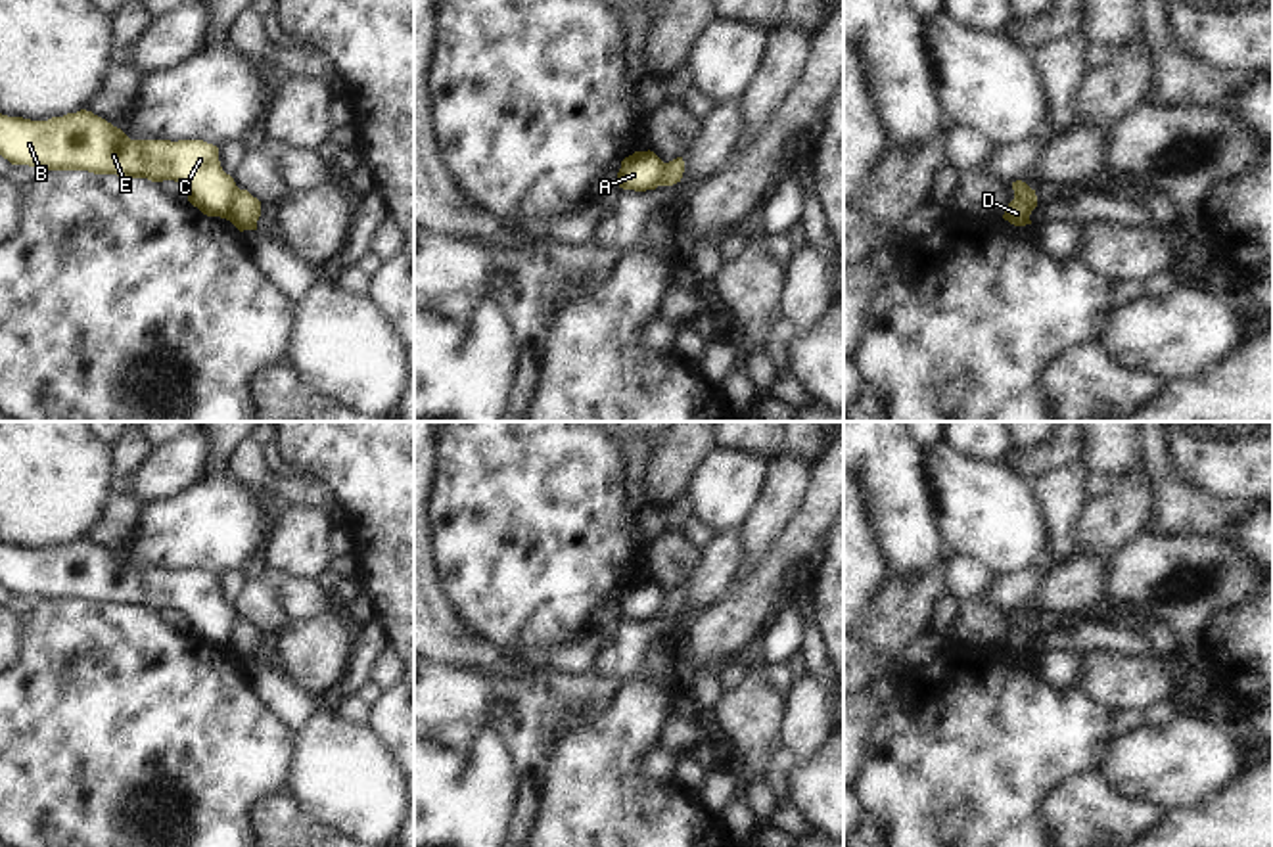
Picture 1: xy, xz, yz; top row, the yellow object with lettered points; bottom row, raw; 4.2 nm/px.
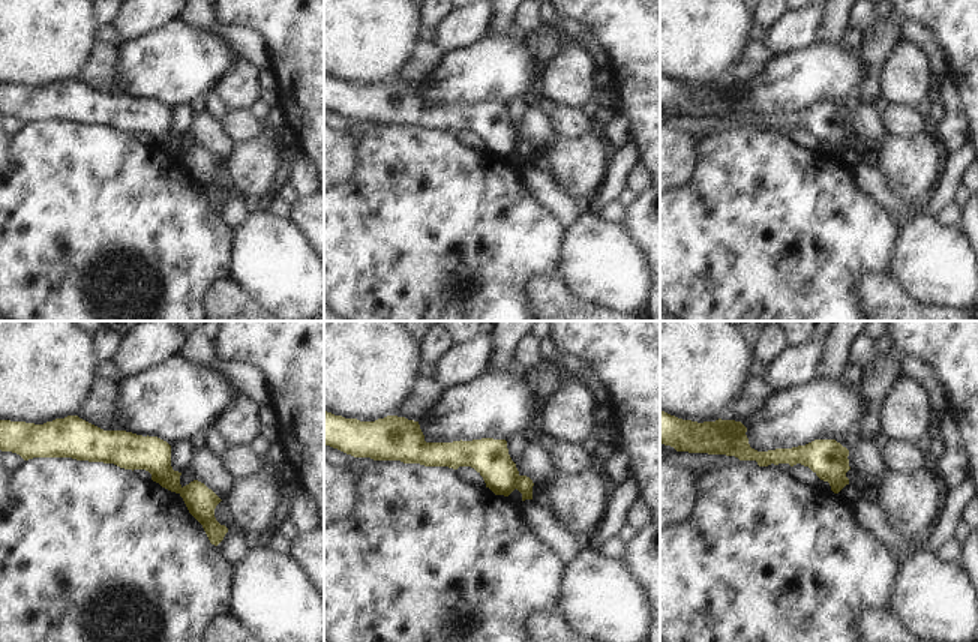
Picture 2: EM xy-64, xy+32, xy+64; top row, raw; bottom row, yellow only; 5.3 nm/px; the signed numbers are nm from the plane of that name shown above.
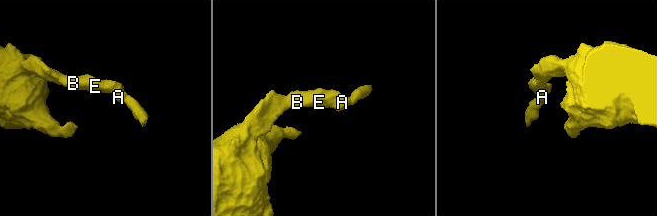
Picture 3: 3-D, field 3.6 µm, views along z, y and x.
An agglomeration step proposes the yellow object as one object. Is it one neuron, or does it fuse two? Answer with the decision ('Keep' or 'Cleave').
Cleave

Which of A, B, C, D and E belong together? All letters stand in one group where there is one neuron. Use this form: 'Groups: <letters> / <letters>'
Groups: A B C E / D

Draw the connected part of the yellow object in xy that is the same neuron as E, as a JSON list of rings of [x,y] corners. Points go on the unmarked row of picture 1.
[[[81,538],[48,550],[0,542],[0,584],[36,600],[88,600],[174,609],[207,646],[230,648],[238,615],[219,590],[219,577],[203,569],[130,569],[121,558]]]

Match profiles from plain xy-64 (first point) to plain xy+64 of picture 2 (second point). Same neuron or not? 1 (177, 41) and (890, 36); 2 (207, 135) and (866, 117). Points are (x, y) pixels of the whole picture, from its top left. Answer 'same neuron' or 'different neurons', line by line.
1: different neurons
2: same neuron

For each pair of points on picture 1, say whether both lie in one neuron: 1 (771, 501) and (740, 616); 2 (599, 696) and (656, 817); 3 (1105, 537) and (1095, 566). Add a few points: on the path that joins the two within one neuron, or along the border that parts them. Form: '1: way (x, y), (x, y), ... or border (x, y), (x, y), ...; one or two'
1: border (779, 535), (763, 560), (733, 587); two
2: border (620, 683), (601, 709), (566, 706), (560, 715); two
3: border (1078, 550), (1110, 556); two

